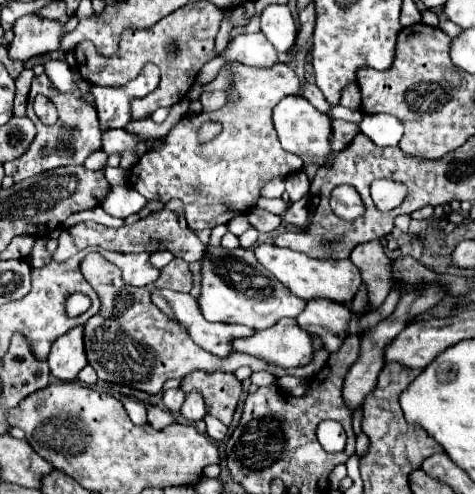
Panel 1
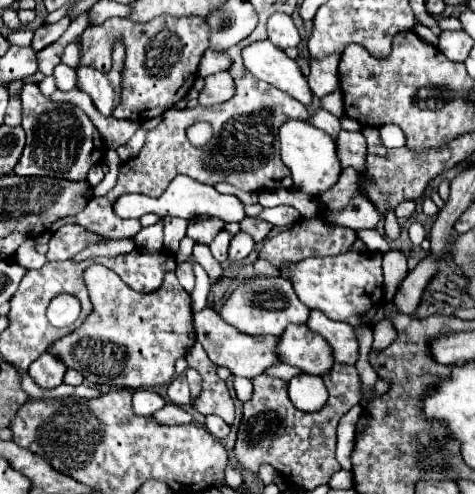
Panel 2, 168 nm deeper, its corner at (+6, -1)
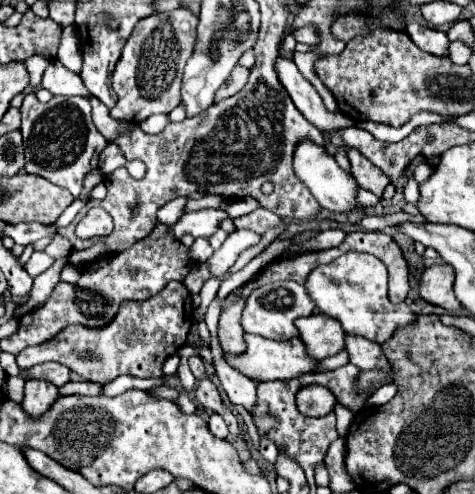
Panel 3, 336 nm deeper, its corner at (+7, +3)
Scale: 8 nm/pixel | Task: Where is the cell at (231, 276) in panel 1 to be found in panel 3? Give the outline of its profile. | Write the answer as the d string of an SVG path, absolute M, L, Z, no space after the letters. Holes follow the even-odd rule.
M272 282L266 288L258 288L246 300L246 308L242 314L242 328L246 332L270 338L270 340L290 340L296 338L298 332L294 328L294 320L300 316L310 316L316 304L308 296L306 288L296 282Z

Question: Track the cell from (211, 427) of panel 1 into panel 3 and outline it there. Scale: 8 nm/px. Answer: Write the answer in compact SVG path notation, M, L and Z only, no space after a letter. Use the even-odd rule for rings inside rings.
M212 414L210 420L208 420L208 426L210 426L210 432L212 432L214 436L218 436L218 438L226 438L226 436L228 436L228 426L226 426L226 422L222 420L222 416Z

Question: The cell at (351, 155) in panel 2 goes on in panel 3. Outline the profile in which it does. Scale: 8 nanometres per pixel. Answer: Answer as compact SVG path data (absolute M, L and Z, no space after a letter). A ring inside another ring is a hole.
M354 148L348 152L348 160L350 160L350 174L356 178L358 186L364 190L370 190L376 196L382 196L384 188L390 182L388 176L384 176L384 172L380 172L380 168L376 168L372 162L368 162Z

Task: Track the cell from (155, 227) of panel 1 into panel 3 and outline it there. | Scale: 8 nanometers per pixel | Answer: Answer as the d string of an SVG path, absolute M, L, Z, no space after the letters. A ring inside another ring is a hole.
M202 262L202 264L198 264L198 268L192 268L192 272L188 274L188 278L184 280L184 286L190 290L190 294L196 294L196 292L200 292L202 284L204 284L210 276L212 276L212 274L210 274L208 266Z

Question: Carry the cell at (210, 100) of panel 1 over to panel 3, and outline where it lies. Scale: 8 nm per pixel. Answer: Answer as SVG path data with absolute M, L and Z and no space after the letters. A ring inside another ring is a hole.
M236 66L236 68L232 70L230 78L228 78L228 80L222 84L222 88L216 92L216 102L224 100L224 98L230 98L230 96L234 96L236 92L240 92L240 90L244 88L246 80L248 80L248 74L250 74L248 68Z

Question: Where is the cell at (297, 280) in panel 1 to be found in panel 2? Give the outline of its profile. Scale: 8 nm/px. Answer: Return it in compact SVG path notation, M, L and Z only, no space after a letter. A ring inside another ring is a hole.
M345 252L333 258L307 258L301 262L285 262L279 266L279 276L293 284L299 300L311 310L321 310L331 320L361 324L359 314L367 312L375 304L383 304L383 272L381 252Z

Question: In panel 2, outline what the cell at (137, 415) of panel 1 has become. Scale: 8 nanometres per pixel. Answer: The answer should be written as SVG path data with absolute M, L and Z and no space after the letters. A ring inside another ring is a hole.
M135 390L131 408L137 416L153 416L153 412L161 410L165 406L165 400L153 392L153 390Z

